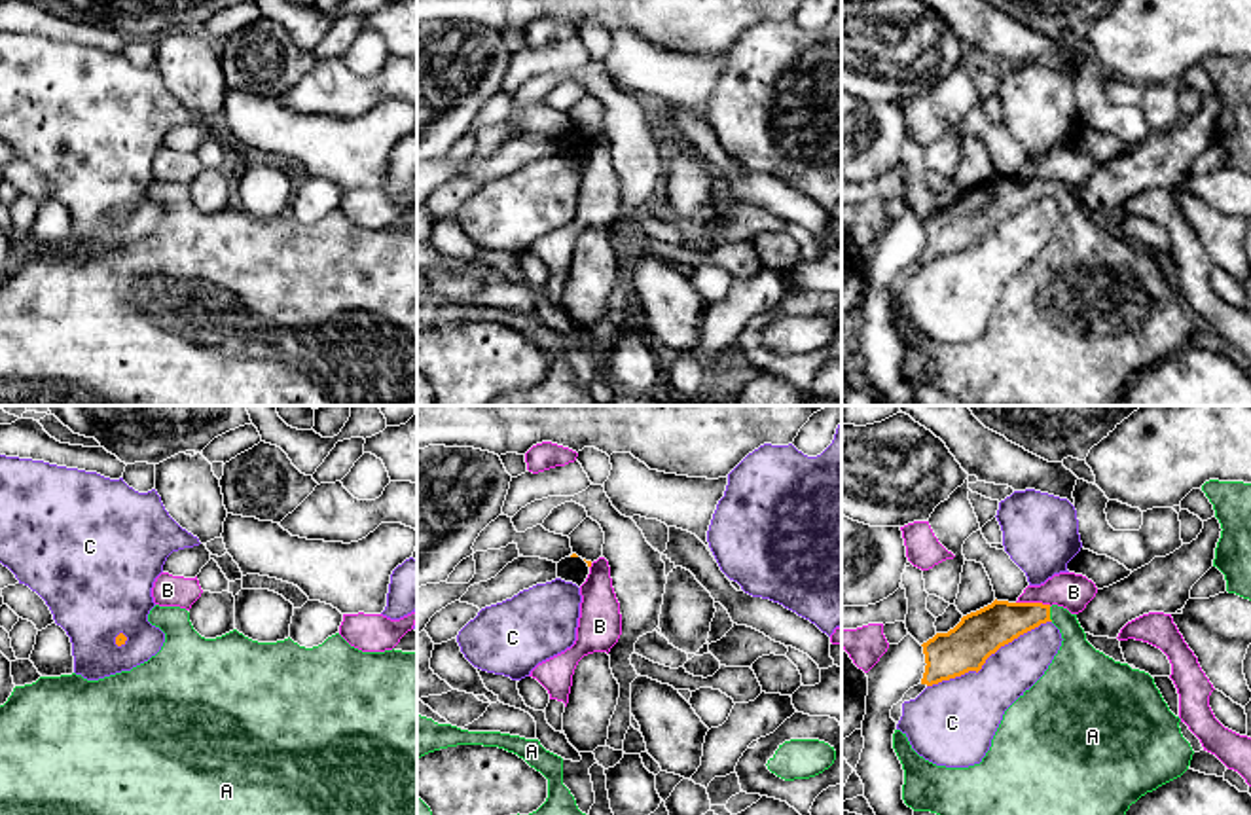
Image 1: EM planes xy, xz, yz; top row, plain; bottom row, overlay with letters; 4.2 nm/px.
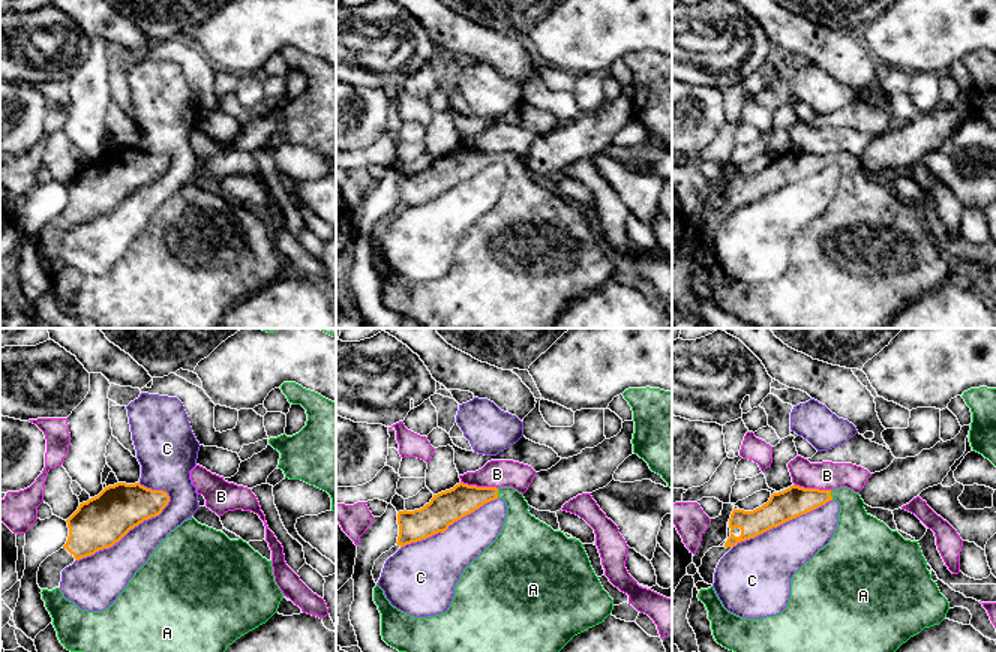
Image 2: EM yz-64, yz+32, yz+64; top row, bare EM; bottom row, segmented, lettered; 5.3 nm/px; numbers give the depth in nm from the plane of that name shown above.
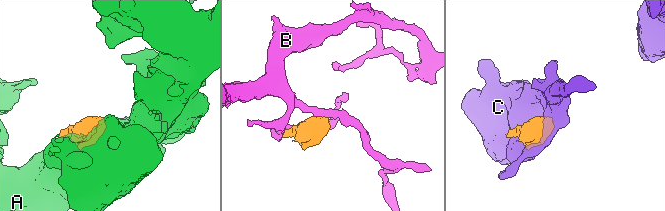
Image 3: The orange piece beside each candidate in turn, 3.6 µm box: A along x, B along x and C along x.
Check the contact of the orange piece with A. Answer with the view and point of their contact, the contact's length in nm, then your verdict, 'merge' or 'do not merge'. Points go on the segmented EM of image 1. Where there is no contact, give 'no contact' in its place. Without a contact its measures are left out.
yz (1049, 615) | 70 nm | merge

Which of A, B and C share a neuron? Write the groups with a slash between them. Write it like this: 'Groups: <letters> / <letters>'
Groups: A / B / C

